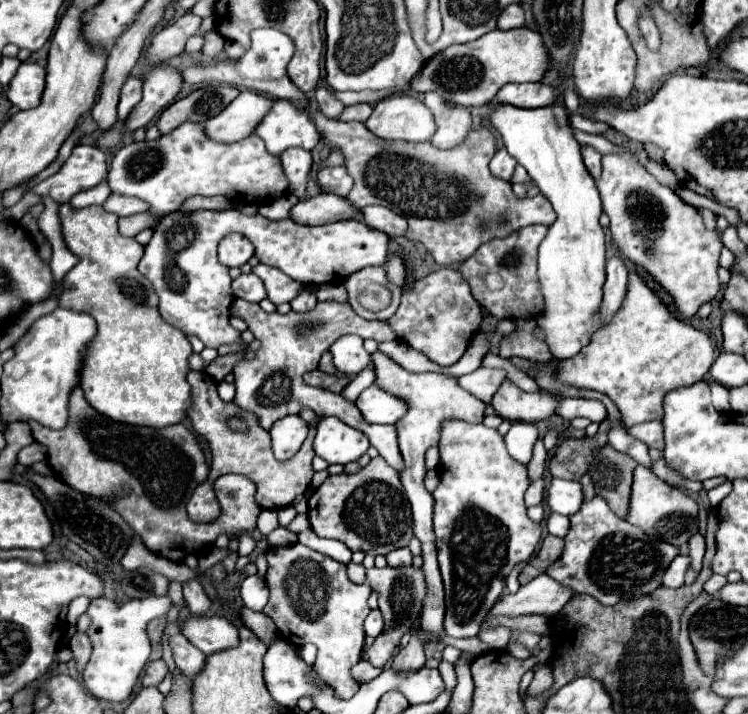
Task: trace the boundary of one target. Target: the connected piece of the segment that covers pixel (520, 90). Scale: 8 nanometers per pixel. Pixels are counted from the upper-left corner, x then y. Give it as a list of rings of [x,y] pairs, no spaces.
[[[508,83],[504,85],[496,97],[488,103],[490,107],[496,105],[514,105],[522,109],[530,107],[544,107],[552,105],[556,99],[556,89],[544,83]]]

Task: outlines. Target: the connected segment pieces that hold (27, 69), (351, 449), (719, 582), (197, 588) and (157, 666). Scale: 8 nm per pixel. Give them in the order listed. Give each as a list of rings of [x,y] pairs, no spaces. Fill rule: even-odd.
[[[20,63],[14,79],[8,85],[6,97],[18,109],[32,109],[40,103],[46,71],[36,63]]]
[[[322,417],[316,429],[314,453],[324,461],[332,463],[352,463],[368,449],[368,437],[354,427],[346,425],[338,417]]]
[[[714,573],[714,575],[704,583],[704,591],[706,591],[706,593],[710,593],[710,595],[716,595],[724,585],[726,585],[726,577],[724,577],[724,575],[716,575],[716,573]]]
[[[192,579],[192,581],[184,583],[182,587],[184,587],[184,599],[186,599],[186,605],[188,605],[188,611],[192,615],[206,615],[210,611],[212,603],[206,597],[202,585],[196,579]]]
[[[162,659],[152,661],[152,663],[148,663],[148,665],[146,665],[146,669],[144,669],[142,685],[144,685],[144,687],[158,685],[158,683],[164,679],[164,675],[166,675],[166,673],[168,673],[168,667],[166,667],[166,663],[164,663]]]

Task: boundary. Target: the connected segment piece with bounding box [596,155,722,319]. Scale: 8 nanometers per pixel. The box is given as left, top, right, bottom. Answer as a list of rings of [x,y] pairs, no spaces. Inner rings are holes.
[[[604,155],[602,175],[596,185],[602,197],[604,213],[610,217],[612,243],[616,245],[618,253],[634,265],[644,267],[654,277],[654,281],[672,297],[674,309],[680,317],[690,319],[702,303],[708,303],[718,295],[720,281],[716,271],[722,249],[722,231],[706,229],[704,219],[696,207],[684,203],[670,187],[660,185],[644,167],[640,167],[628,155]]]

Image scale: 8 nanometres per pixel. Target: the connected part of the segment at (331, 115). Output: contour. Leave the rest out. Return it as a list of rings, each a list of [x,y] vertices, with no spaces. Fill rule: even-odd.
[[[316,89],[316,101],[320,111],[328,117],[328,119],[338,119],[344,111],[344,105],[332,97],[332,91],[328,89]]]

